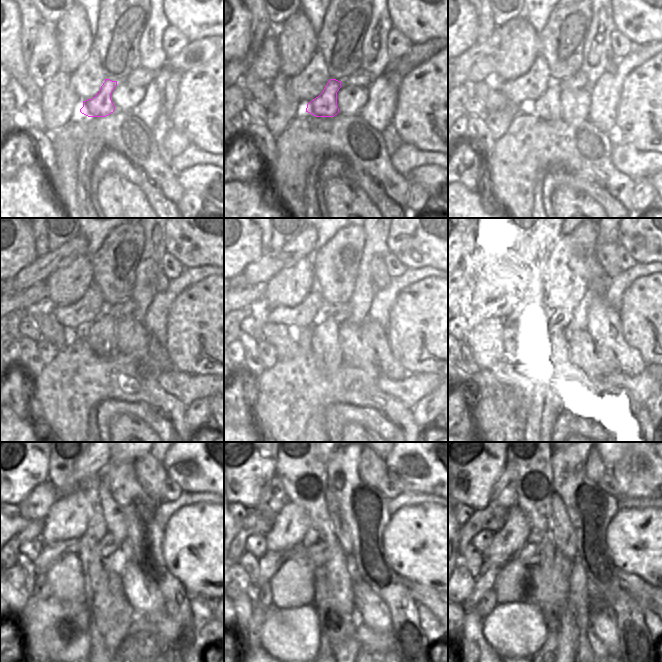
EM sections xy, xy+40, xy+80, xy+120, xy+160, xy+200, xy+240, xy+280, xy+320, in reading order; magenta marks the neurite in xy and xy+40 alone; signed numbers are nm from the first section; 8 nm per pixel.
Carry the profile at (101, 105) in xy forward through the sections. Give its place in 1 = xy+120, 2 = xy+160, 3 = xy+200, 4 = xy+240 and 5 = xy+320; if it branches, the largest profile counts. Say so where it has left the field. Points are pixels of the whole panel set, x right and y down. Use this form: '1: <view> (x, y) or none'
1: xy+120 (100, 335)
2: xy+160 (325, 345)
3: xy+200 (558, 373)
4: xy+240 (111, 615)
5: xy+320 (552, 621)

